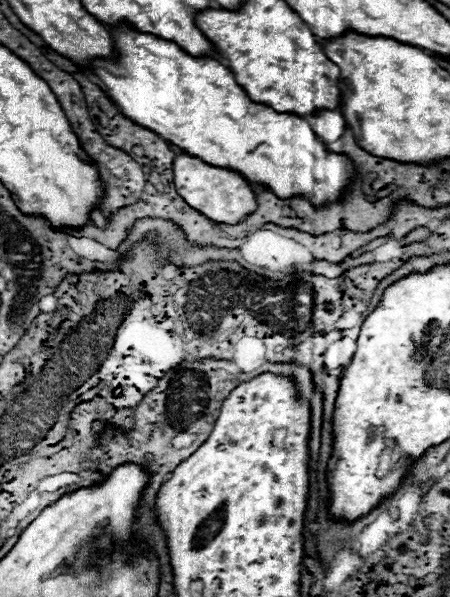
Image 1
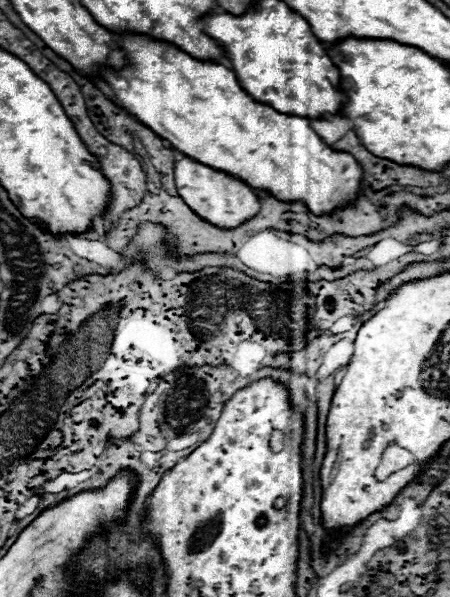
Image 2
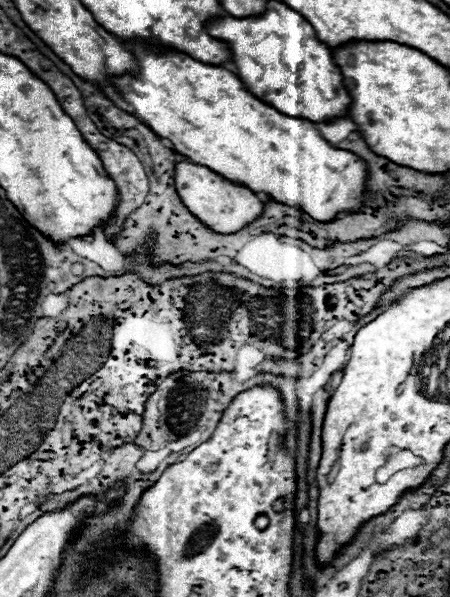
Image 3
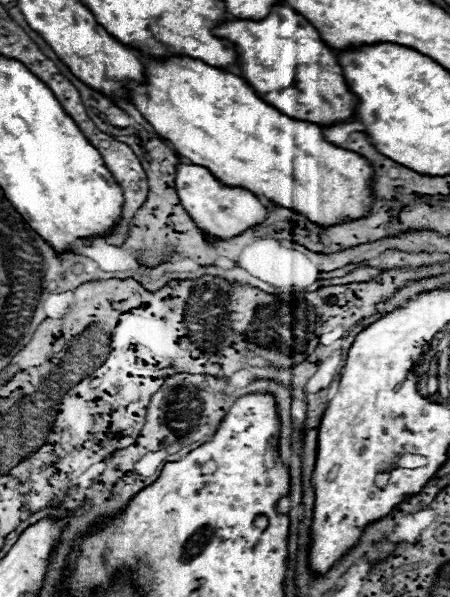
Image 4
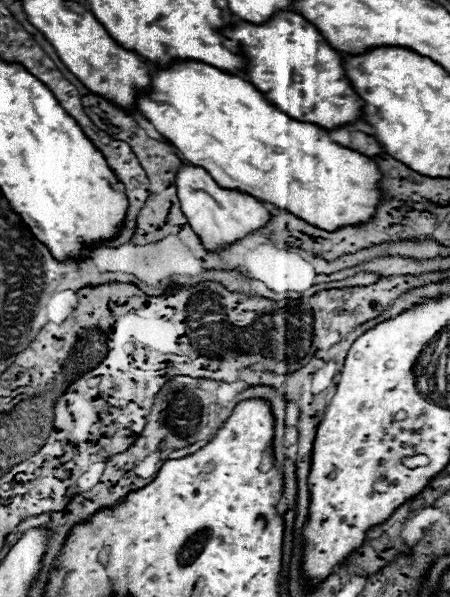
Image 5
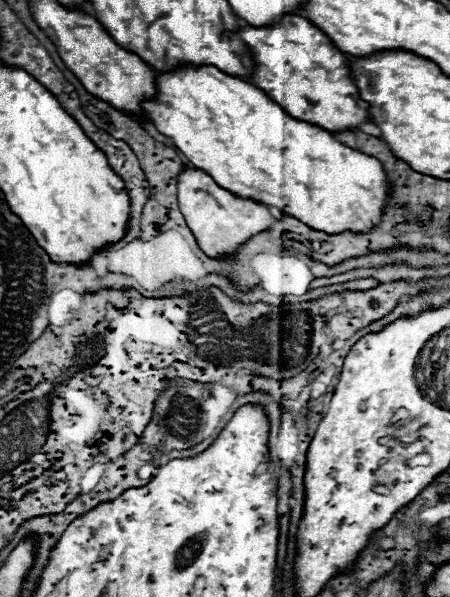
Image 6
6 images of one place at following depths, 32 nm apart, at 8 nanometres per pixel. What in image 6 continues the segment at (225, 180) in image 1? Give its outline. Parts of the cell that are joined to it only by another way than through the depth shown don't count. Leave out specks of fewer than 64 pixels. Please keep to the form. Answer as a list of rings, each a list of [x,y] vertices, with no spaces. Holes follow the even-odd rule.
[[[186,168],[184,174],[180,174],[178,206],[200,250],[210,258],[224,258],[234,254],[244,242],[260,232],[270,230],[276,222],[276,218],[264,204],[236,198],[228,190],[220,188],[204,170],[198,168]]]

